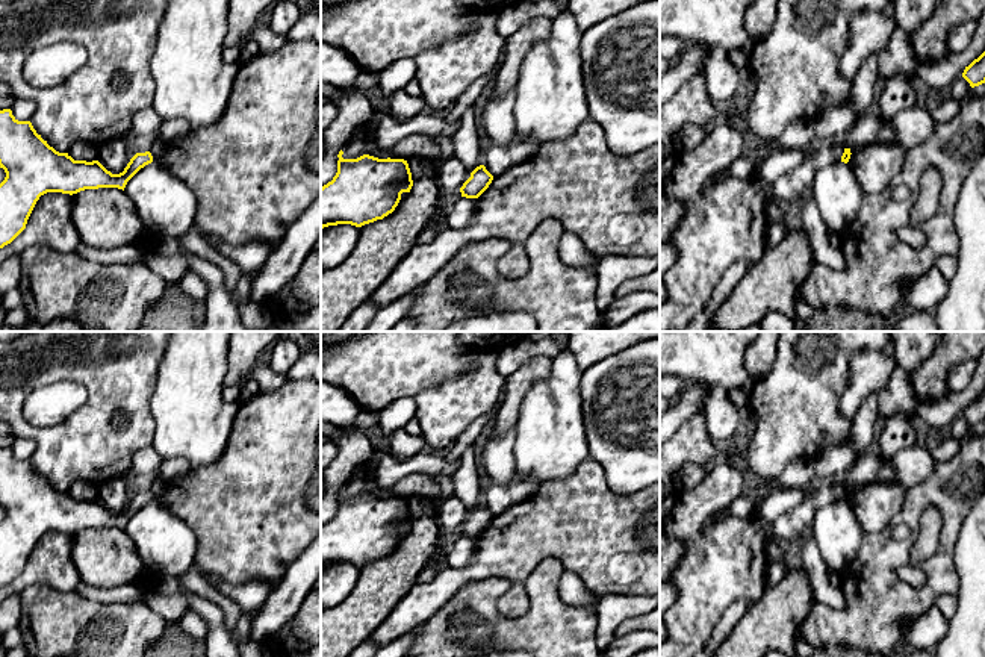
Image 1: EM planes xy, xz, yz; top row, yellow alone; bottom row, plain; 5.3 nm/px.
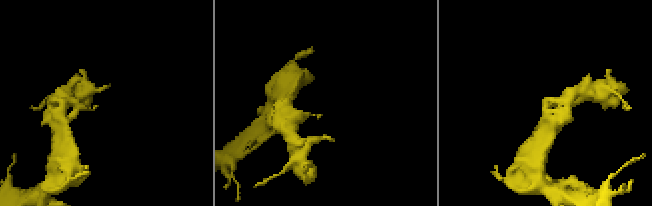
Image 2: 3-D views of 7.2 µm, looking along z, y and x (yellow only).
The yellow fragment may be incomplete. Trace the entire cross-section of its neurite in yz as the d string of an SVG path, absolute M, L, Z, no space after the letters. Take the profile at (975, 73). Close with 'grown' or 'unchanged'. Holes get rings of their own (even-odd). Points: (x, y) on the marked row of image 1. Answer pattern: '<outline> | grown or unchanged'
M985 51L965 67L962 77L970 83L971 88L985 83Z | unchanged

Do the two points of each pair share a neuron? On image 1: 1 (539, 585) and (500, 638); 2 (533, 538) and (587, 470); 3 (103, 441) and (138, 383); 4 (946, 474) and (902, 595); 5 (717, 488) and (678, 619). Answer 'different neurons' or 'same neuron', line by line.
1: same neuron
2: same neuron
3: same neuron
4: same neuron
5: same neuron

